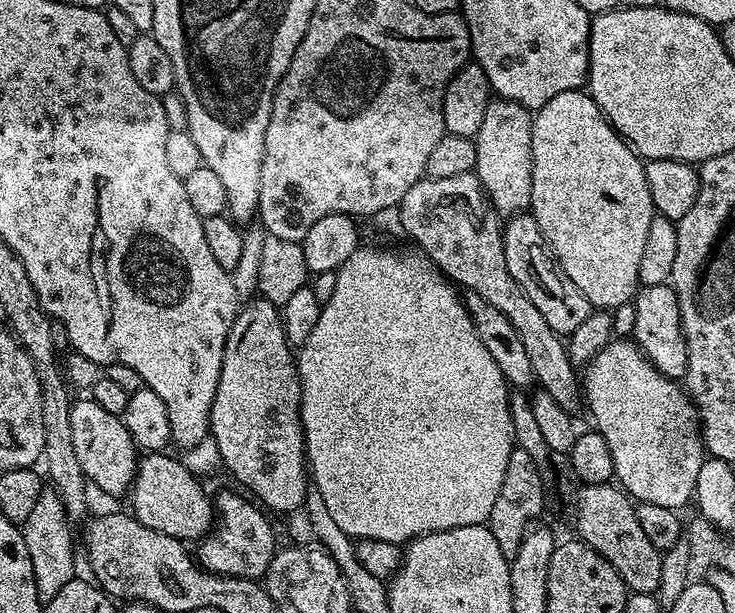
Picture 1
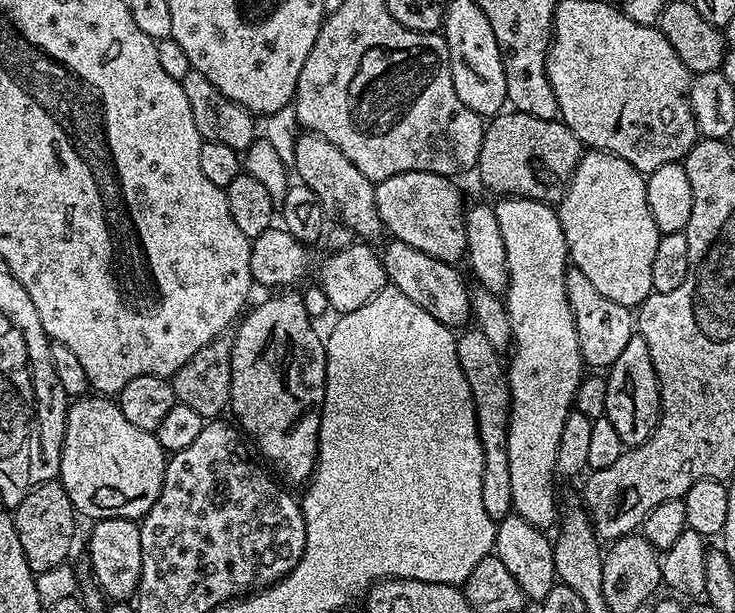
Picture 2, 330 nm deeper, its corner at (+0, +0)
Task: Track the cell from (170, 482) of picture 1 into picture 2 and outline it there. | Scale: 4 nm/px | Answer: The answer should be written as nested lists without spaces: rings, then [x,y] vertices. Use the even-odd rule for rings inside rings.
[[[85,394],[69,403],[58,479],[66,494],[70,494],[70,502],[81,517],[89,516],[92,522],[106,518],[140,522],[154,506],[162,490],[165,463],[166,453],[158,438],[146,430],[138,430],[138,426],[129,422],[115,399],[100,394]]]

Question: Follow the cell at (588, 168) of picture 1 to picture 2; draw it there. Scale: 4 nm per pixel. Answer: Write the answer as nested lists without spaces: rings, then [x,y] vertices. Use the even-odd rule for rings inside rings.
[[[588,150],[574,170],[558,211],[571,267],[582,270],[598,294],[635,309],[652,295],[650,269],[661,233],[646,202],[645,173],[612,152]]]

